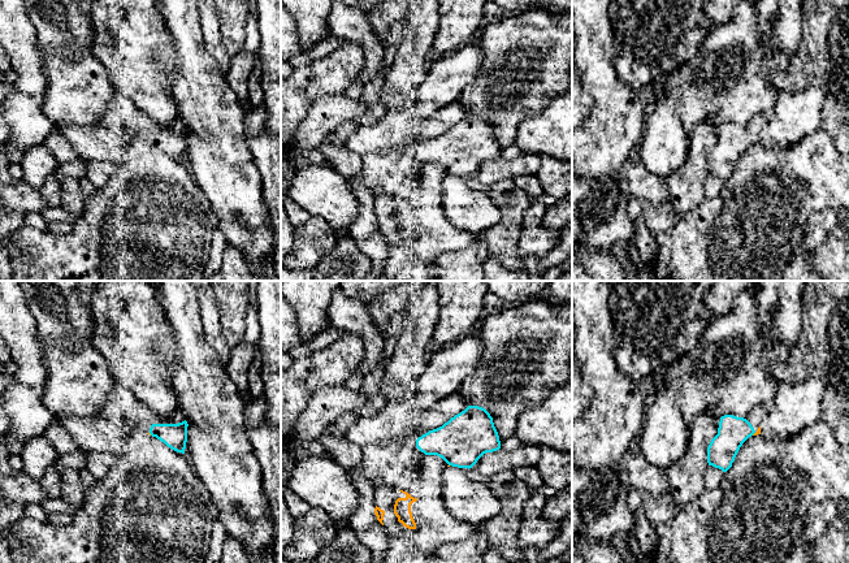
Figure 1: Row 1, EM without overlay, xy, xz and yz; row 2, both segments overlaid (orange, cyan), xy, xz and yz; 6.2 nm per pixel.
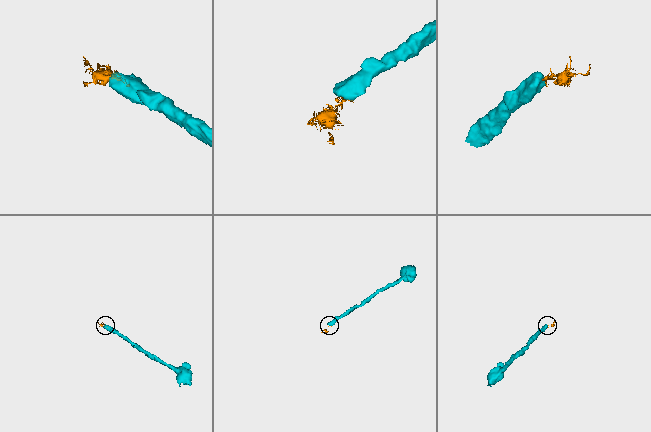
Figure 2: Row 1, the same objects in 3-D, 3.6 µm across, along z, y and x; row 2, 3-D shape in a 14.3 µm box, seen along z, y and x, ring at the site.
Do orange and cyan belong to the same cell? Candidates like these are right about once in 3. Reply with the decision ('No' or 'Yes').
Yes

